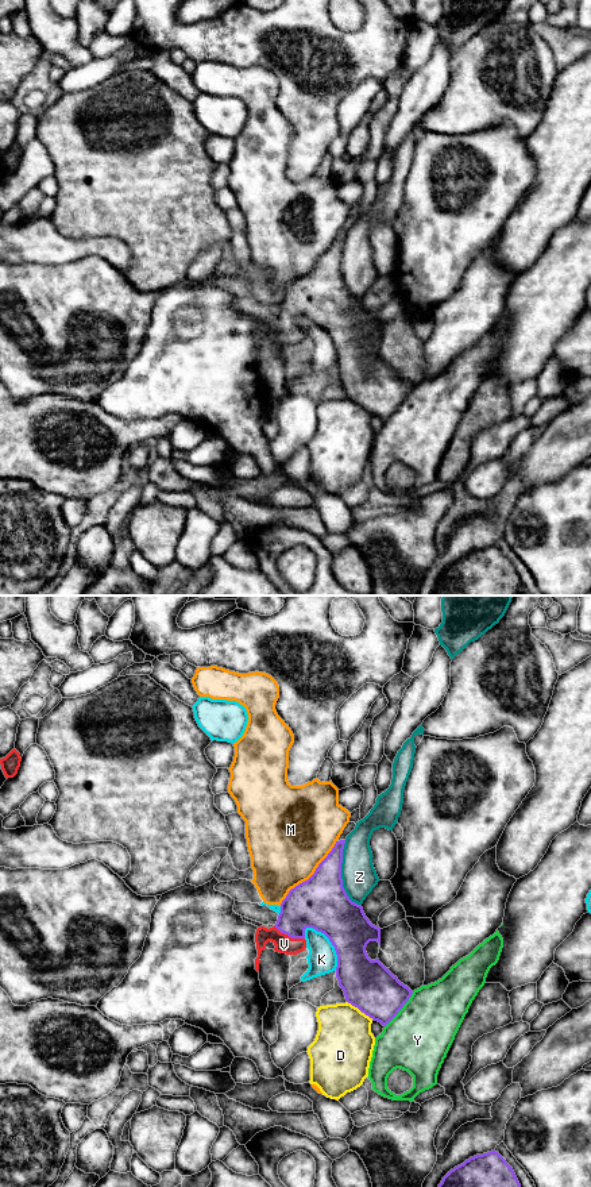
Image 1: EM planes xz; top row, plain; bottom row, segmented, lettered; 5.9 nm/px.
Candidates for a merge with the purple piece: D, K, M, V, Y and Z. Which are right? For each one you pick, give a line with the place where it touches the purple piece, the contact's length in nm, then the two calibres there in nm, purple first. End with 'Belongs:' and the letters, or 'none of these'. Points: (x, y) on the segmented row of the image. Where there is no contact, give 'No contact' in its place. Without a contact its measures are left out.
V: Touches purple at xz (289, 936). Shared border 200 nm. Thickness 300 nm (purple) against 110 nm
Belongs: V

